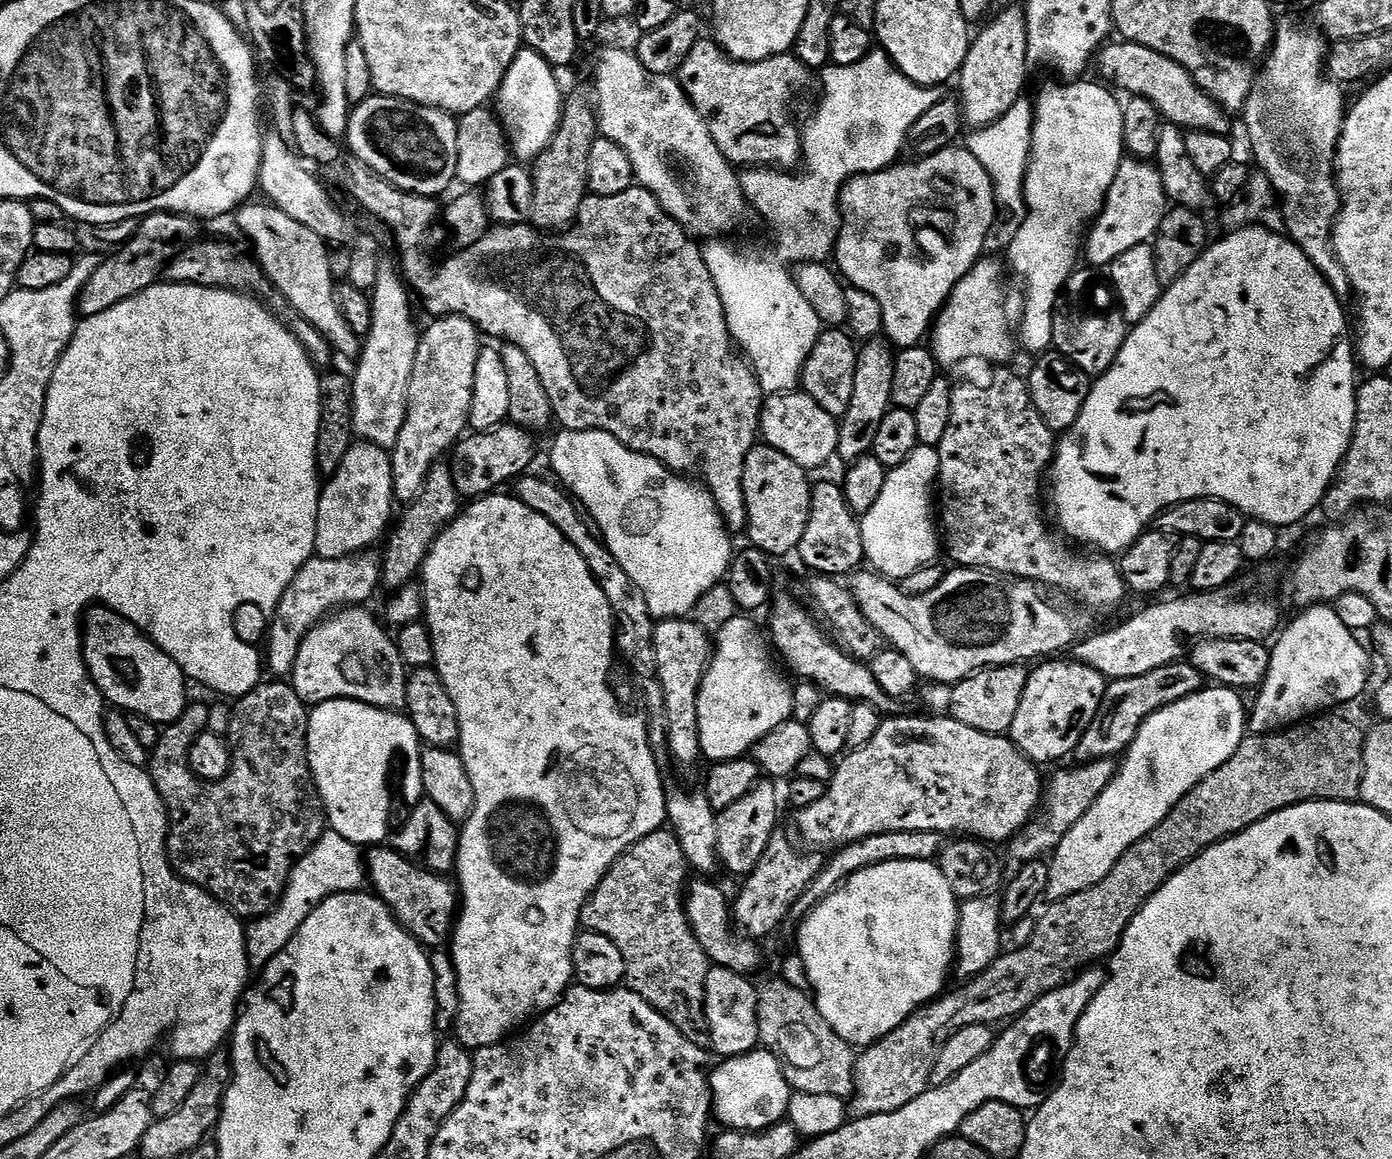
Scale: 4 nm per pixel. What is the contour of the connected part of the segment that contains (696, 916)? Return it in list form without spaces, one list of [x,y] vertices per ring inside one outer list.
[[[696,878],[687,885],[684,911],[692,927],[694,938],[708,955],[715,967],[734,970],[740,976],[751,977],[764,964],[764,952],[757,941],[736,931],[730,907],[730,896],[727,896],[712,878]]]

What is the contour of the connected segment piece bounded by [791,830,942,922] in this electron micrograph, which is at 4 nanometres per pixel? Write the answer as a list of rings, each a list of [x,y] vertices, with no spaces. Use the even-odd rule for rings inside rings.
[[[898,830],[886,834],[874,834],[861,840],[855,840],[842,848],[835,849],[827,857],[824,868],[806,886],[802,898],[792,907],[791,919],[799,922],[818,907],[831,892],[835,892],[840,885],[846,883],[858,870],[866,870],[870,866],[878,866],[882,862],[894,862],[895,860],[930,860],[935,861],[939,857],[942,847],[942,836],[938,832],[911,832],[910,830]]]

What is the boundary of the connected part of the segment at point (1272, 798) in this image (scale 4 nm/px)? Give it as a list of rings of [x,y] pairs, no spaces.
[[[1328,714],[1323,718],[1297,722],[1287,730],[1271,734],[1245,735],[1236,753],[1222,767],[1193,786],[1157,828],[1150,830],[1150,834],[1146,834],[1138,842],[1134,842],[1134,846],[1130,846],[1130,850],[1126,850],[1126,854],[1118,858],[1114,870],[1110,870],[1110,874],[1106,874],[1102,882],[1092,884],[1086,890],[1078,890],[1064,900],[1049,903],[1049,908],[1041,914],[1040,921],[1032,932],[1032,940],[1026,941],[1021,948],[1016,948],[1013,952],[1005,951],[985,972],[956,986],[960,988],[954,989],[953,992],[945,991],[931,1004],[924,1005],[905,1024],[883,1036],[878,1043],[867,1045],[856,1057],[850,1097],[851,1115],[873,1116],[902,1110],[906,1102],[914,1102],[918,1094],[930,1087],[934,1062],[938,1062],[942,1046],[946,1046],[946,1042],[950,1042],[950,1038],[958,1034],[958,1030],[979,1024],[996,1026],[999,1020],[1011,1021],[1021,1016],[1030,1006],[1034,1006],[1038,998],[1050,994],[1050,990],[1058,990],[1058,986],[1067,984],[1085,966],[1095,965],[1103,956],[1104,959],[1111,957],[1142,905],[1178,869],[1191,862],[1211,844],[1236,836],[1242,830],[1257,824],[1262,818],[1295,804],[1305,804],[1311,800],[1359,801],[1360,779],[1364,773],[1365,733],[1359,732],[1350,721],[1336,715],[1340,714]]]

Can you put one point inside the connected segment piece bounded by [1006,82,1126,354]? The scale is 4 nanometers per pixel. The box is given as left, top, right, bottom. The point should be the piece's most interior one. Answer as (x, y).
(1078, 132)

